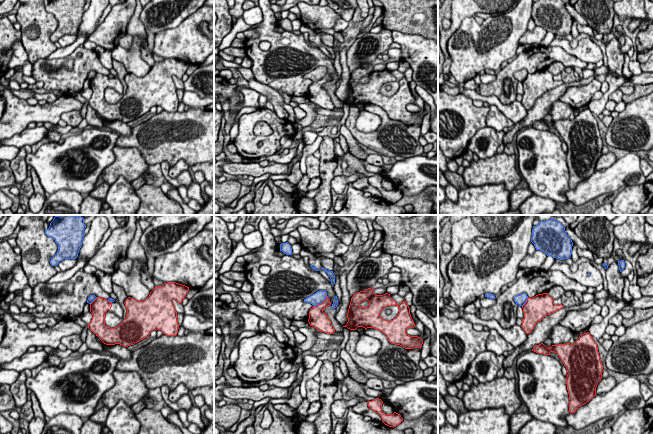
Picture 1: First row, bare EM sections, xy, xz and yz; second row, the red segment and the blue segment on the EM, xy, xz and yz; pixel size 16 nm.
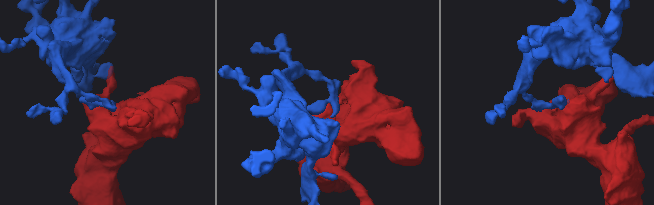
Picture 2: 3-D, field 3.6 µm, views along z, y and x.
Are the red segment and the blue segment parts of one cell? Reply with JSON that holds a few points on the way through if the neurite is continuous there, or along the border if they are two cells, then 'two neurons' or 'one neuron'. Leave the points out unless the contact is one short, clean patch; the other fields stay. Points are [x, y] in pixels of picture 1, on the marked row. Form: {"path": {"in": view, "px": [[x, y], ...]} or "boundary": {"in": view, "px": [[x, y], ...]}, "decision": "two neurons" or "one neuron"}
{"boundary": {"in": "xz", "px": [[327, 296], [320, 303], [313, 306]]}, "decision": "two neurons"}

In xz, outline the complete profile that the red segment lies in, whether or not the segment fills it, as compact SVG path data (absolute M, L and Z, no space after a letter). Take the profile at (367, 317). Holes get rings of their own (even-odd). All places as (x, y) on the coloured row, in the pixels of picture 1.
M373 288L360 291L353 295L347 313L348 322L345 326L350 330L358 327L374 328L381 331L391 344L400 345L405 349L422 347L423 340L418 336L406 333L408 328L414 328L415 323L410 314L410 308L404 300L399 305L390 297L390 294L375 295ZM387 306L399 307L398 315L391 321L380 316Z

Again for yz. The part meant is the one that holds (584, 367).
M589 332L579 336L573 343L552 345L547 348L543 343L532 351L550 355L556 353L567 369L566 384L569 394L569 412L576 410L596 396L596 387L602 379L603 365L598 347Z

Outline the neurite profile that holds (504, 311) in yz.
M560 270L531 271L527 276L520 277L496 299L496 303L479 310L482 320L496 320L504 329L516 324L518 304L514 297L526 293L529 298L538 294L548 293L553 286L561 286L565 291L585 292L588 287L569 278Z

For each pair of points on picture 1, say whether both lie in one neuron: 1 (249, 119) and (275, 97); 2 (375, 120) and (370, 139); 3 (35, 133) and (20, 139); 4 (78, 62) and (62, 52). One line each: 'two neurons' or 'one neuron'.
1: two neurons
2: two neurons
3: one neuron
4: two neurons

